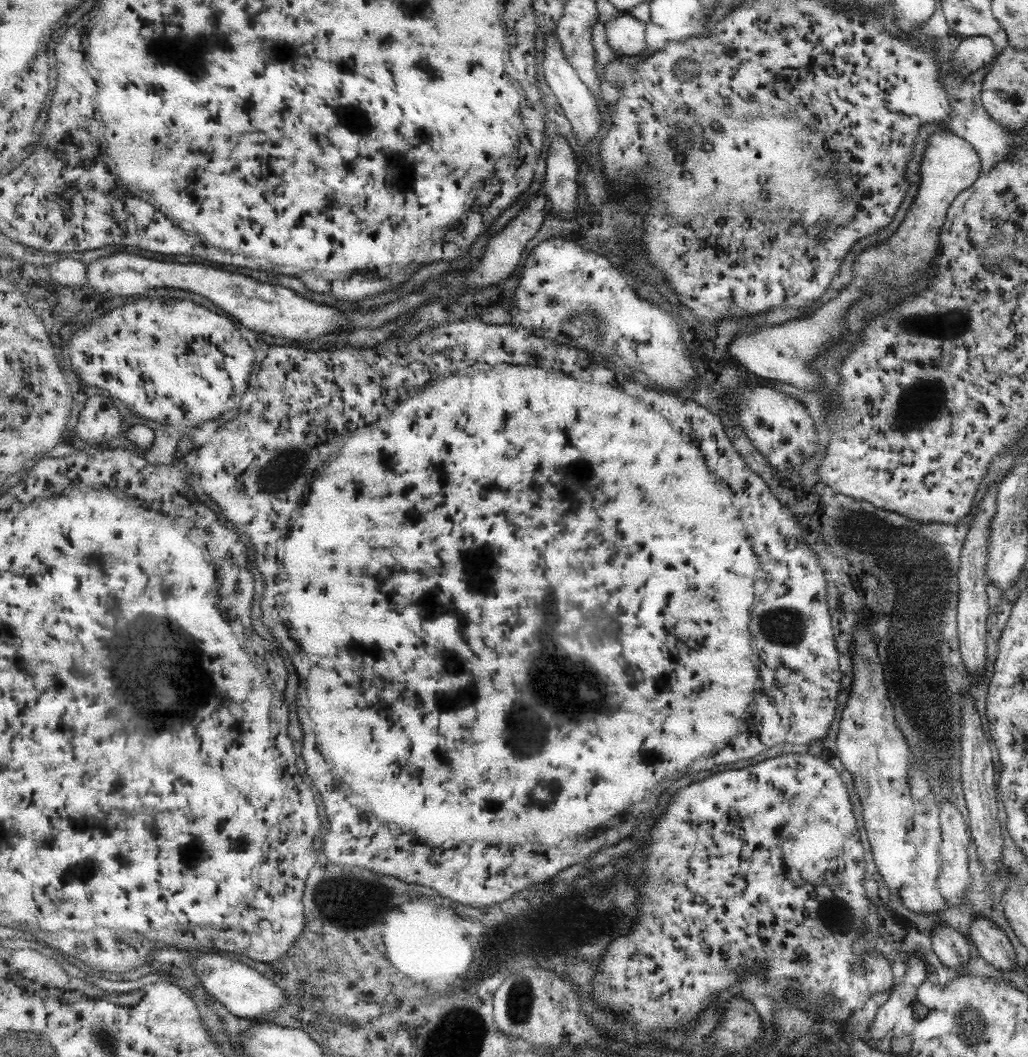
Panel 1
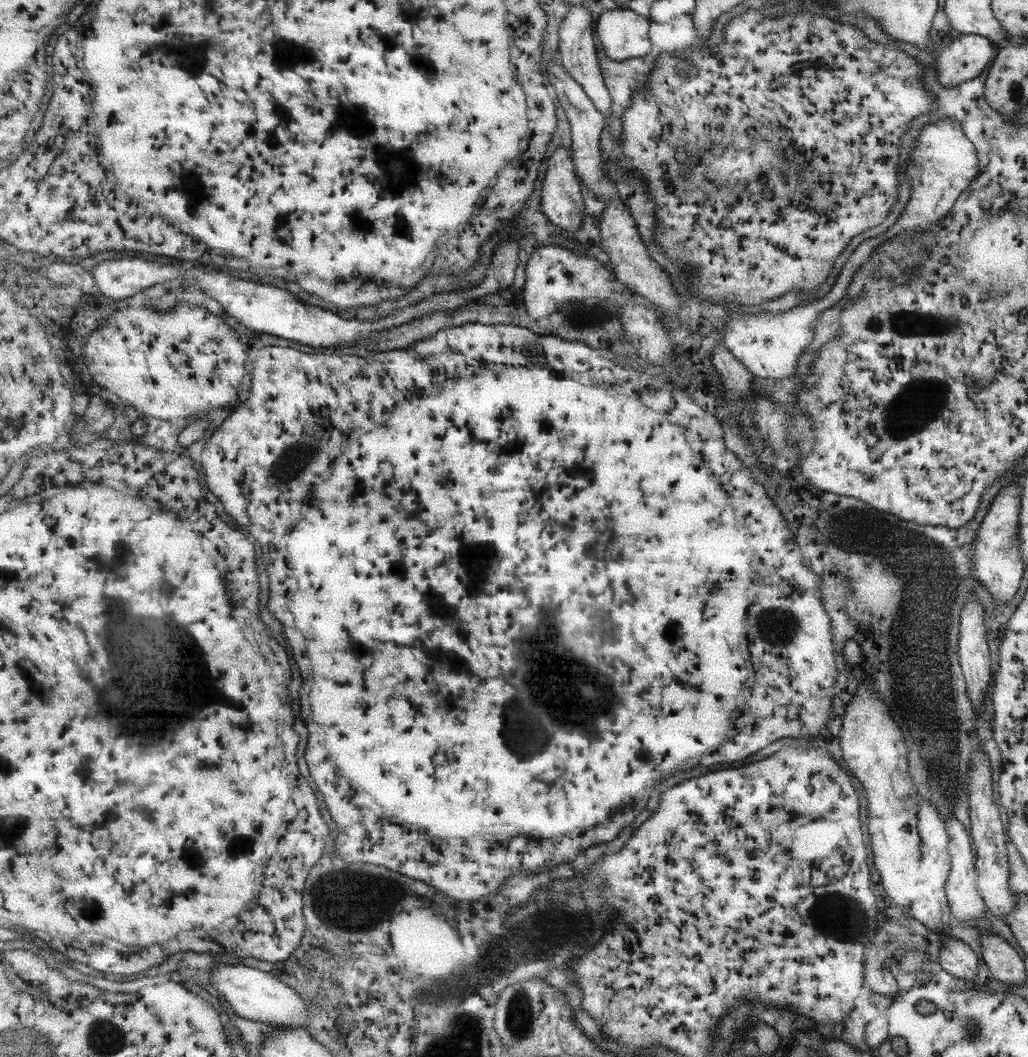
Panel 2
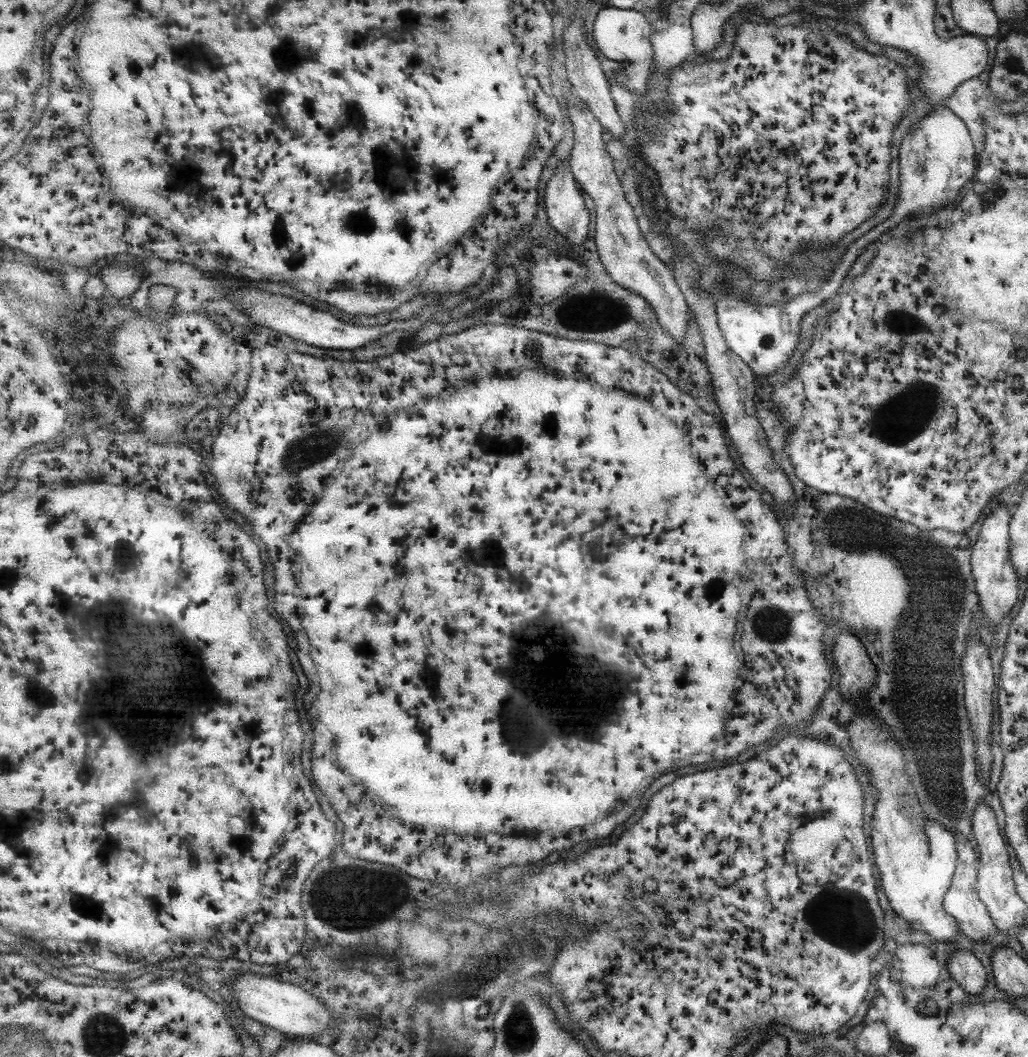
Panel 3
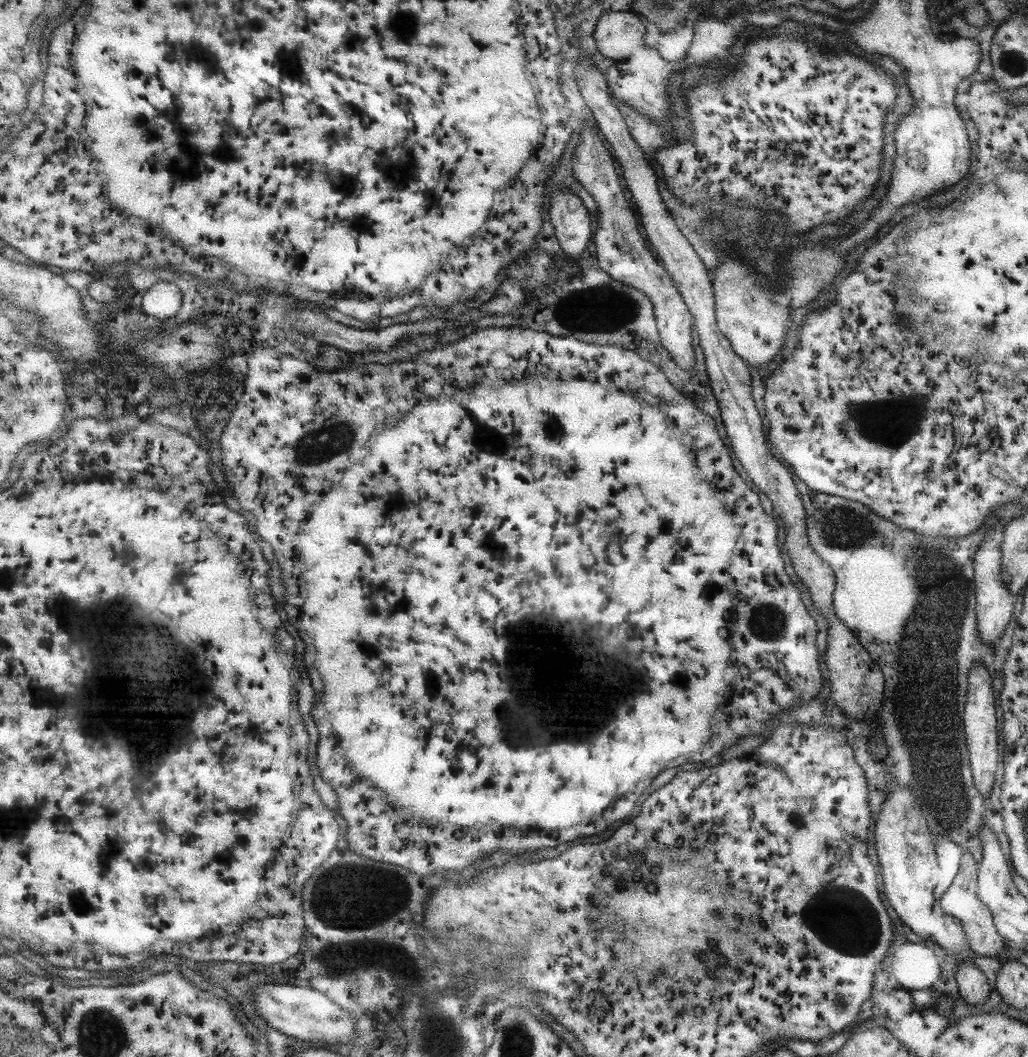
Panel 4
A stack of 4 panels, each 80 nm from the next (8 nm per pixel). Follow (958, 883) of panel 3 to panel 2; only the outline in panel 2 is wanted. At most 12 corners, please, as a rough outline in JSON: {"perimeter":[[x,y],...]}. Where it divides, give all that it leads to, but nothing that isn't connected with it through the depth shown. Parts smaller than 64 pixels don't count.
{"perimeter":[[945,818],[949,874],[944,894],[952,918],[985,913],[976,890],[968,830]]}

